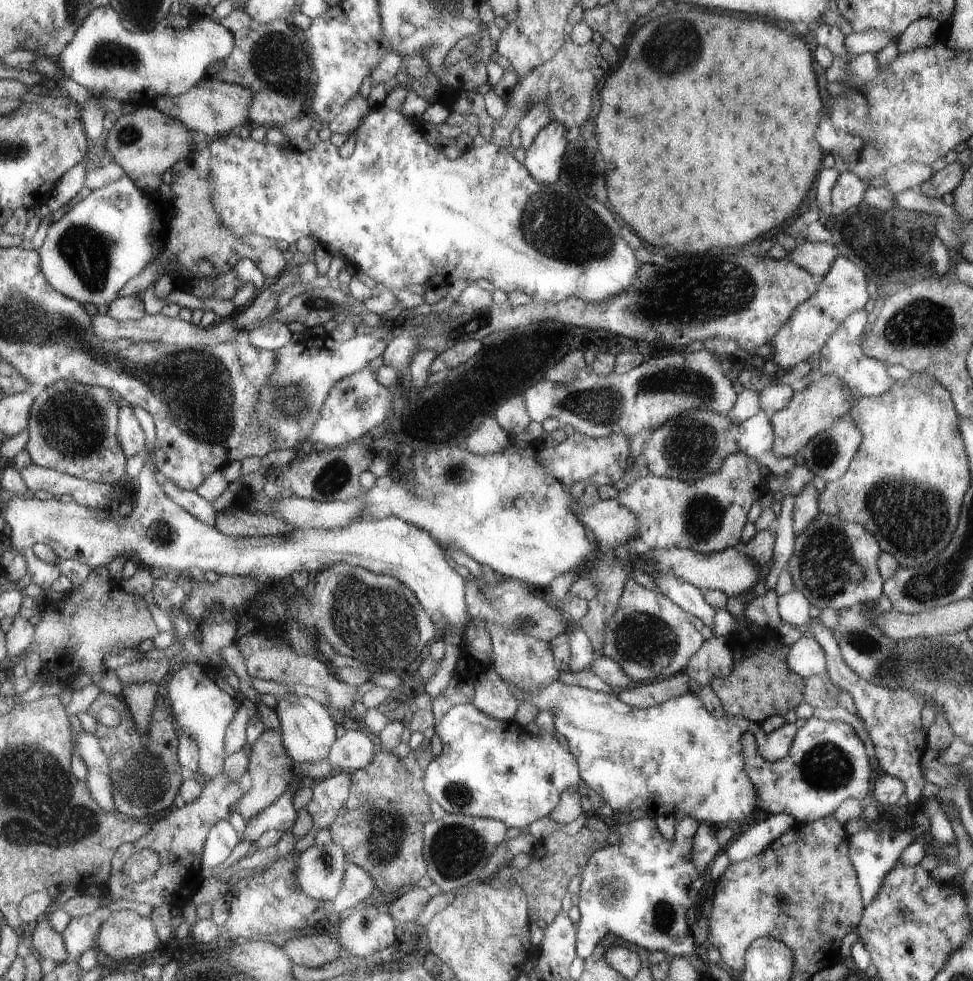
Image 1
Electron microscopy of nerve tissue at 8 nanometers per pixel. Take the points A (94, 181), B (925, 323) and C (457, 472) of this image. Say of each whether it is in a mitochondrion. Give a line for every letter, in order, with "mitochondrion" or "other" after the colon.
A: other
B: mitochondrion
C: mitochondrion

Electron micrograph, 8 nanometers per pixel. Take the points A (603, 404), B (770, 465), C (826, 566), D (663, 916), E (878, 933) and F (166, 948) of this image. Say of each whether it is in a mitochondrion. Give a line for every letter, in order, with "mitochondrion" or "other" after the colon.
A: mitochondrion
B: other
C: mitochondrion
D: mitochondrion
E: other
F: other

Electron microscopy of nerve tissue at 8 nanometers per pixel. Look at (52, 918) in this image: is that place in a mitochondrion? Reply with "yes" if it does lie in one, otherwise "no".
no

